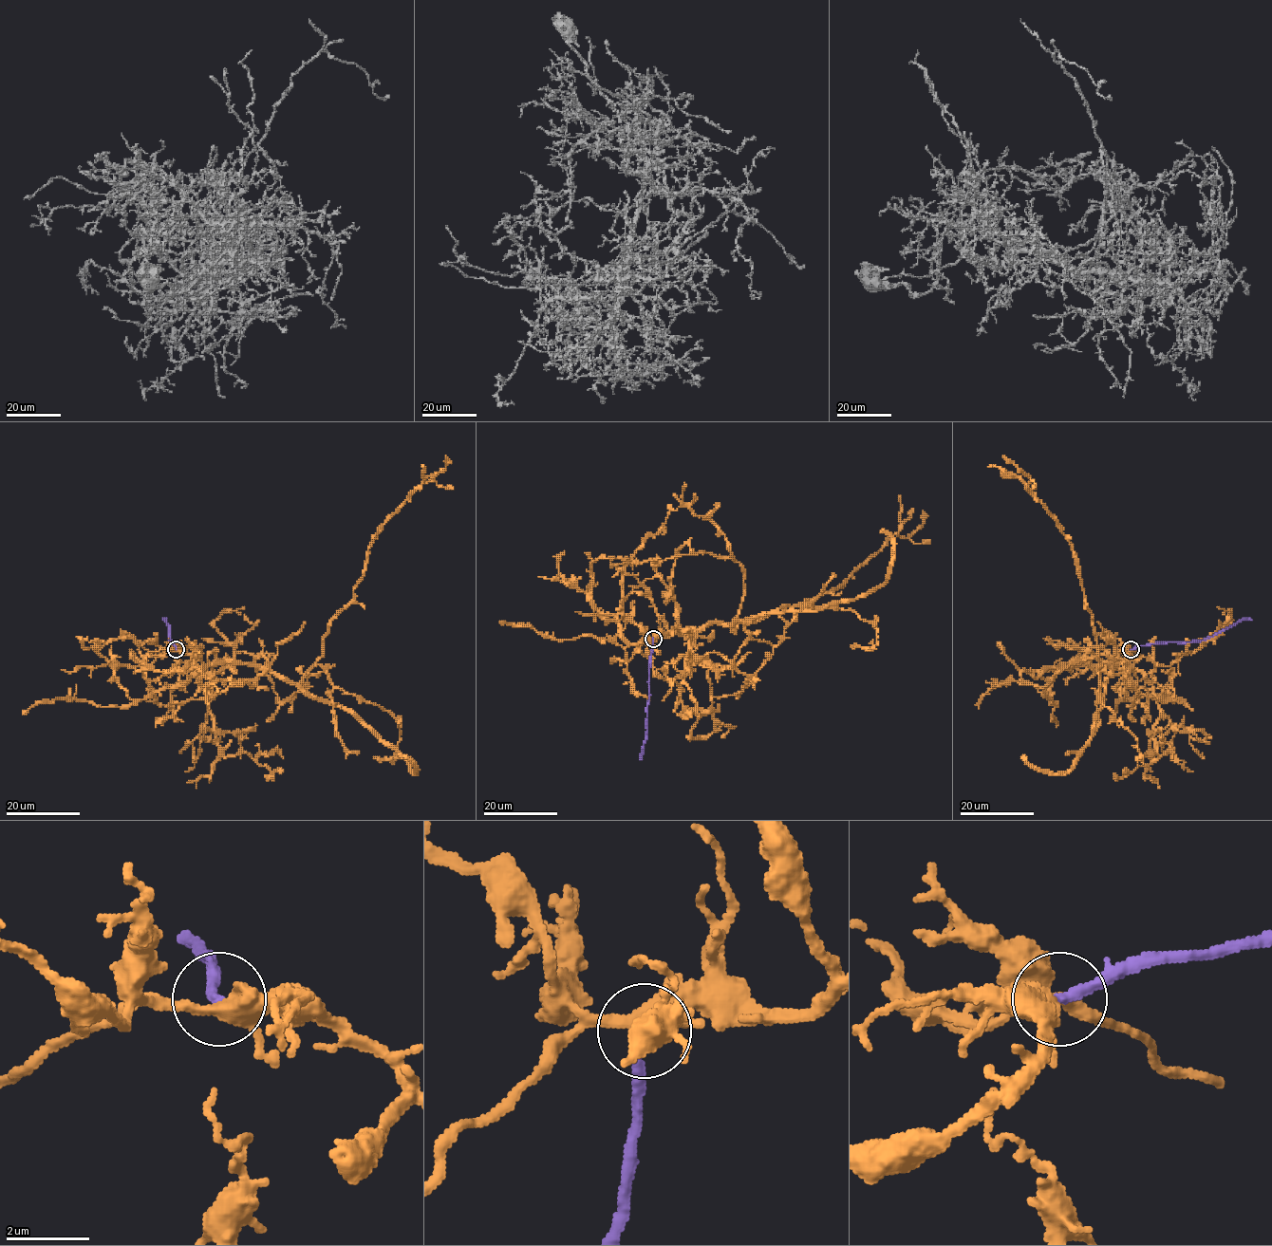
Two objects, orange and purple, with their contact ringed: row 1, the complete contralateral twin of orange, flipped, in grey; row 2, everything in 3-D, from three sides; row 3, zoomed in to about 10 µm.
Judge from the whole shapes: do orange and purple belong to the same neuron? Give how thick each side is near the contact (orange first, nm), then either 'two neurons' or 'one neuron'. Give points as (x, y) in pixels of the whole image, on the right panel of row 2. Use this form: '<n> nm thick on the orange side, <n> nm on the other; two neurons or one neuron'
380 nm thick on the orange side, 260 nm on the other; two neurons

